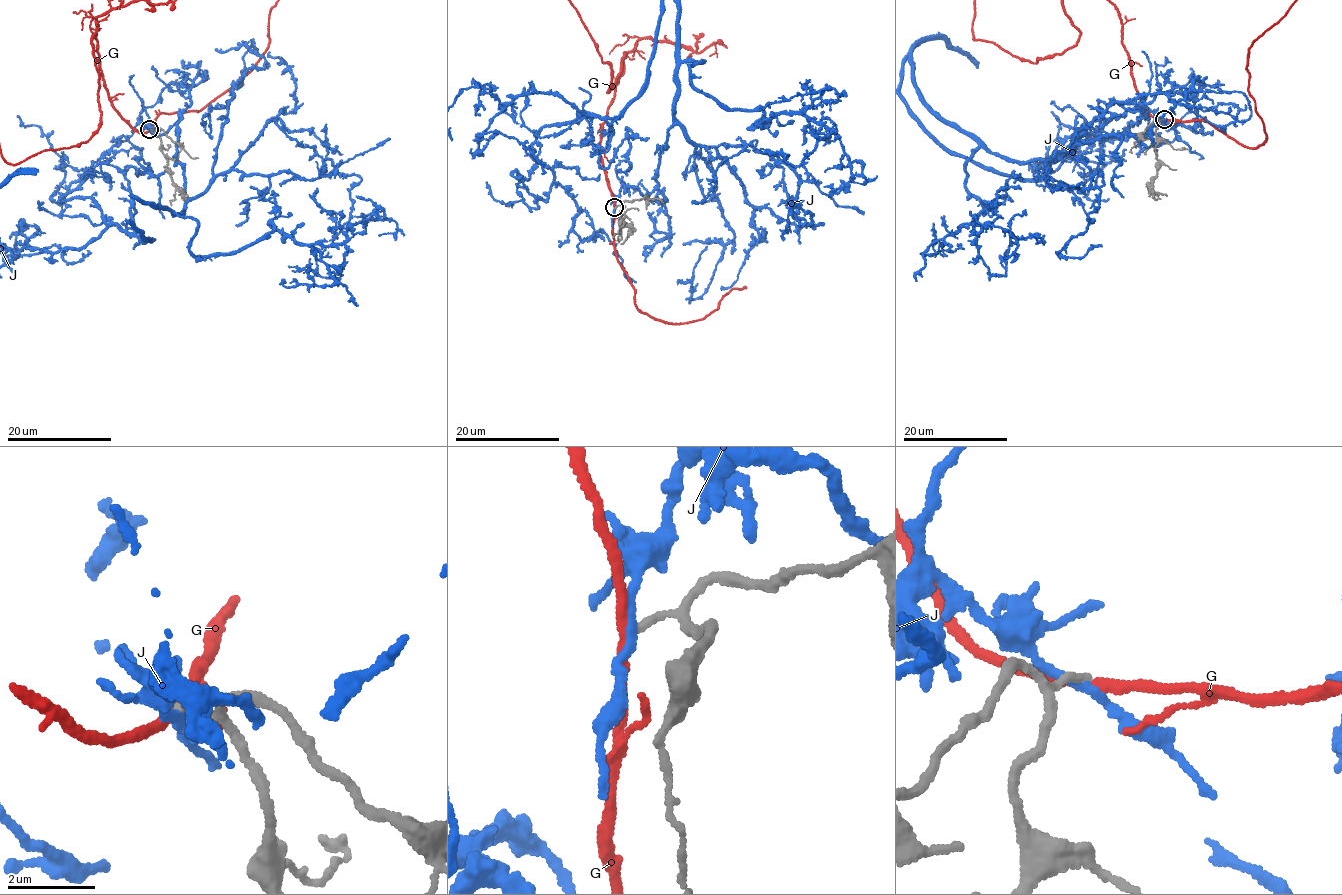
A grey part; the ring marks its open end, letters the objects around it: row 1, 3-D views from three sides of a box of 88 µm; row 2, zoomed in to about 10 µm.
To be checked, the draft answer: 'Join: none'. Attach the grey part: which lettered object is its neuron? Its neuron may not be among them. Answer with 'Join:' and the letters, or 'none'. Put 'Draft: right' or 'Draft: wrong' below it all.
Join: none
Draft: right

